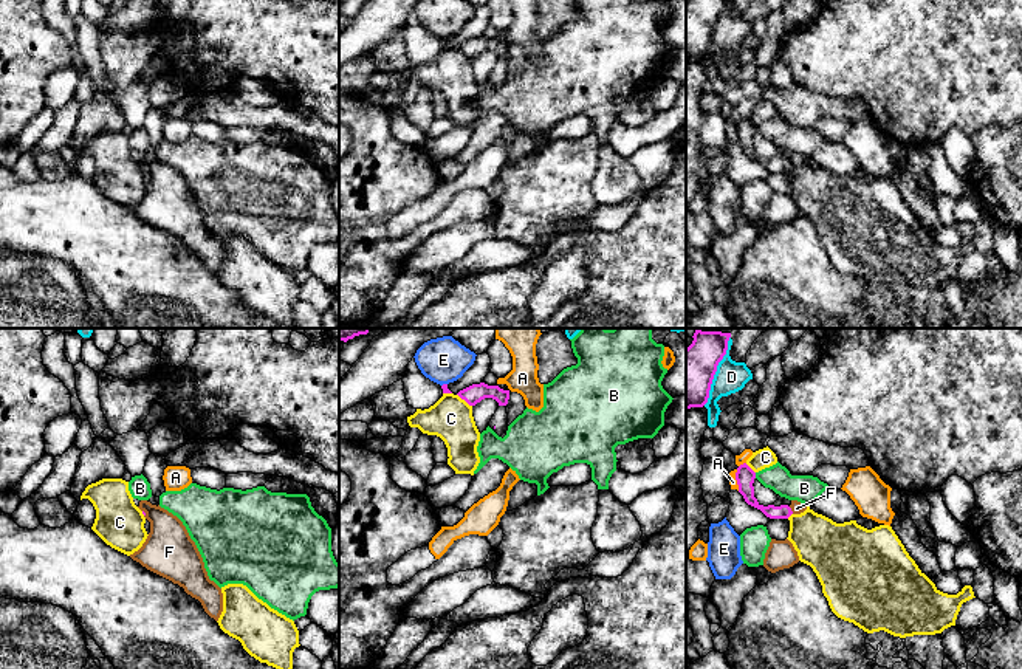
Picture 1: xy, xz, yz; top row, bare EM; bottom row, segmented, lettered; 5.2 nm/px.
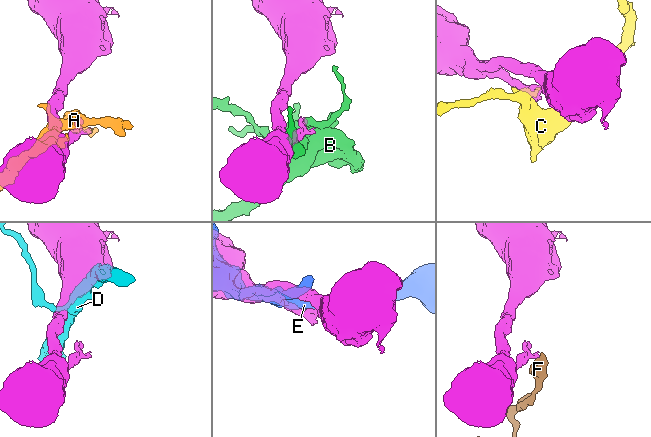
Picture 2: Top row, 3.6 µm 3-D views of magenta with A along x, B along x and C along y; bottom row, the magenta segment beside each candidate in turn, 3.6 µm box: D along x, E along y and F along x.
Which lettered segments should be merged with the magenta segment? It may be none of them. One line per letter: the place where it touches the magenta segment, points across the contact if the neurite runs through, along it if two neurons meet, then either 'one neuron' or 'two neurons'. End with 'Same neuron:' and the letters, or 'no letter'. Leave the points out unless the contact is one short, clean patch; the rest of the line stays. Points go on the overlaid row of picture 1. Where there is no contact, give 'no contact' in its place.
A: yz (744, 463) | two neurons
B: yz (754, 476) | two neurons
C: xz (465, 400) | two neurons
D: yz (716, 370) | along yz (730, 336), (727, 353), (717, 366), (709, 397), (703, 404) | two neurons
E: xz (443, 384) | two neurons
F: yz (790, 510) | along yz (788, 507), (793, 513) | two neurons
Same neuron: no letter

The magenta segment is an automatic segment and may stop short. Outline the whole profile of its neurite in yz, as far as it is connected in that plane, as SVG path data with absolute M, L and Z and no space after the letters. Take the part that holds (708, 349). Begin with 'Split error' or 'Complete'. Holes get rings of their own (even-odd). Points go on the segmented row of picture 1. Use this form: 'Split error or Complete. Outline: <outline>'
Complete. Outline: M697 328L692 338L692 344L686 348L686 410L708 403L711 384L718 362L726 355L731 333Z

